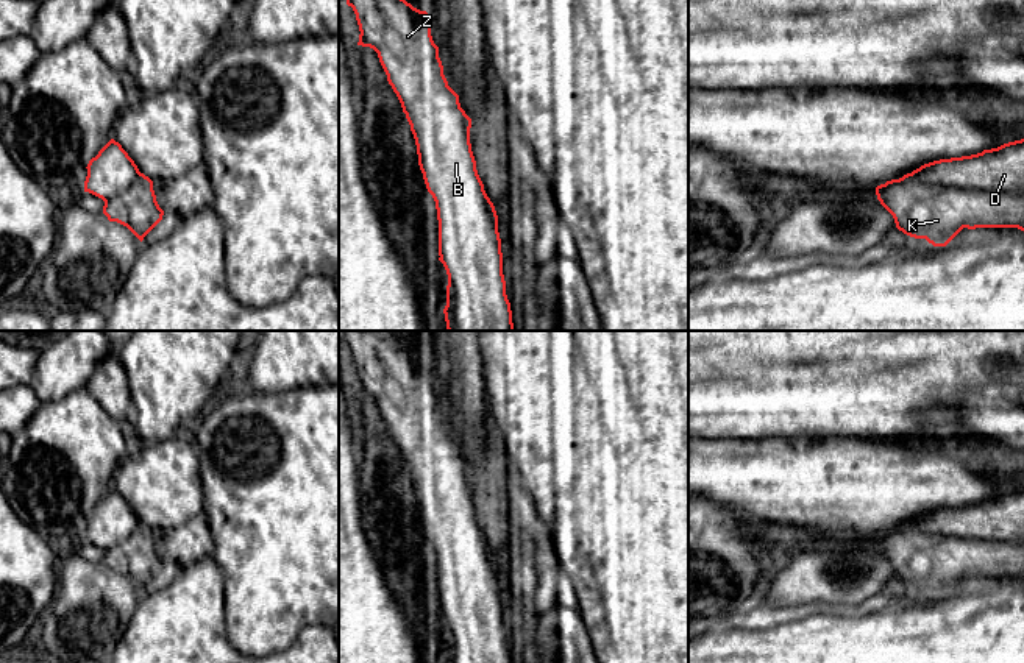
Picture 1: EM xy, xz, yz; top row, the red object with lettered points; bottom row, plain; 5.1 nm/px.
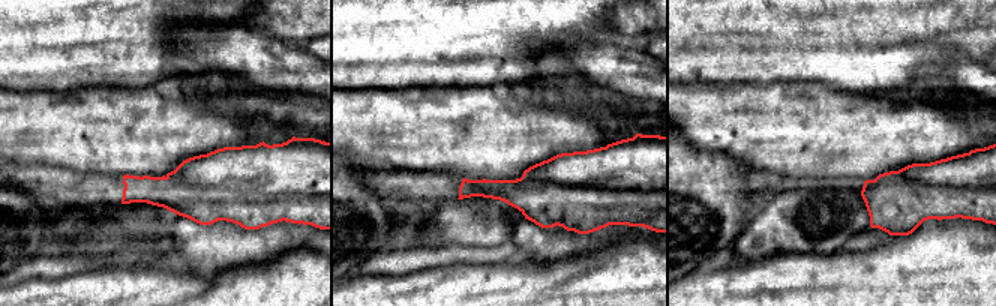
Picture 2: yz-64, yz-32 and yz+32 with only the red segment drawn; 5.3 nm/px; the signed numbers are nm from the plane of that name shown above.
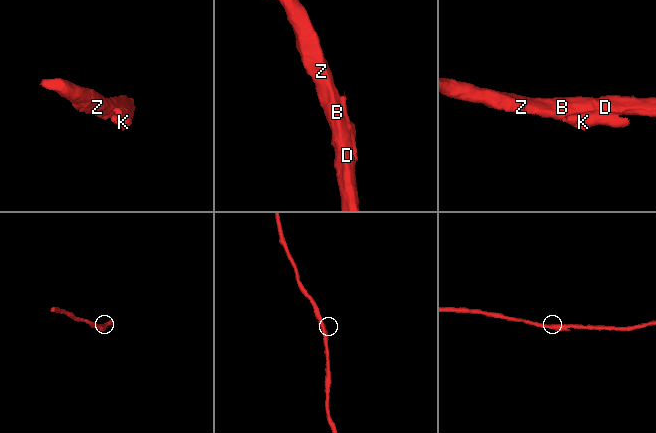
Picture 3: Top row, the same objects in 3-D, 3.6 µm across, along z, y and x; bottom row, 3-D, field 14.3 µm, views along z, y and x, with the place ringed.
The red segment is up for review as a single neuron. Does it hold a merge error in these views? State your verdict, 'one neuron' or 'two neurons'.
two neurons

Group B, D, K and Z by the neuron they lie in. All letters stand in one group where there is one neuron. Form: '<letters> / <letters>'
B D Z / K

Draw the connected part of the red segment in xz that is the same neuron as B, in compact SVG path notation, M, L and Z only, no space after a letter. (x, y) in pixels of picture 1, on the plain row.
M343 331L347 354L353 357L359 374L357 395L370 396L378 402L387 431L396 443L403 462L411 474L415 488L418 515L428 541L432 544L439 569L439 610L448 624L446 655L443 663L512 663L506 644L503 624L501 588L498 574L487 560L485 540L476 519L467 482L467 463L460 457L459 445L448 435L443 415L439 407L439 396L431 385L431 368L407 353L390 331Z

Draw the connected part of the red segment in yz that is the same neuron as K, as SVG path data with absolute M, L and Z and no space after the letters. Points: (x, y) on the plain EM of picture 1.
M916 523L876 537L880 554L893 565L896 577L933 596L946 596L963 577L1018 577L1024 580L1024 541L960 538L924 532Z

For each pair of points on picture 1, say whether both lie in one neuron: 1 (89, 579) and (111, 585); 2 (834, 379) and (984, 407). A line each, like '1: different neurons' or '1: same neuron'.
1: same neuron
2: different neurons

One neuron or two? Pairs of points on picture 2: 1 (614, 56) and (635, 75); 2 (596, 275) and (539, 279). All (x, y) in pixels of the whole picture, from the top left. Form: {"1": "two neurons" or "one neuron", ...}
{"1": "one neuron", "2": "one neuron"}

